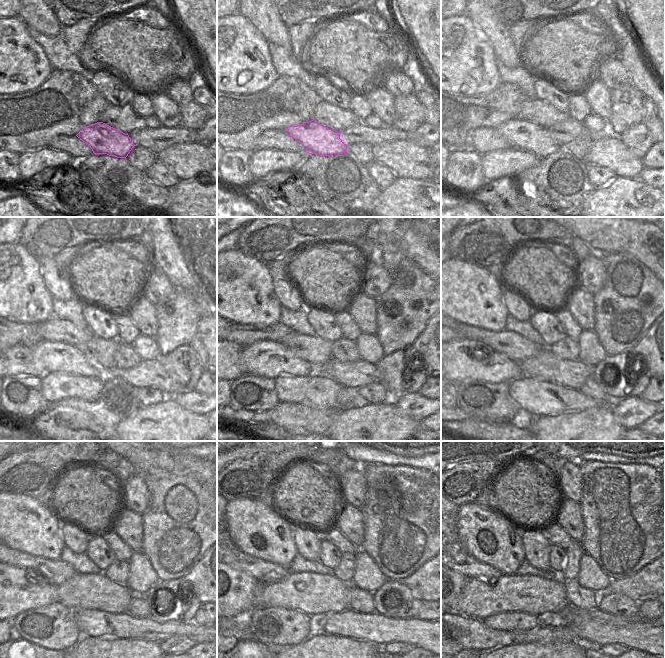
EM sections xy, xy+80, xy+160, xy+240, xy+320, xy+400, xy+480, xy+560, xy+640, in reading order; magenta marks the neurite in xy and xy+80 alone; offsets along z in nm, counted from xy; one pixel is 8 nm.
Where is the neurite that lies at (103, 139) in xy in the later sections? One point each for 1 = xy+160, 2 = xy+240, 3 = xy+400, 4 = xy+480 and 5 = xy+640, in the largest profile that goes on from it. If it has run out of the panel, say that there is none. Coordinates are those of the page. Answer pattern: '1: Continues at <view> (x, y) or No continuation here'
1: Continues at xy+160 (521, 134)
2: Continues at xy+240 (55, 356)
3: Continues at xy+400 (461, 359)
4: Continues at xy+480 (13, 590)
5: Continues at xy+640 (461, 580)

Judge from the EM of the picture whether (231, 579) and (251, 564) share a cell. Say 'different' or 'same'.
different

